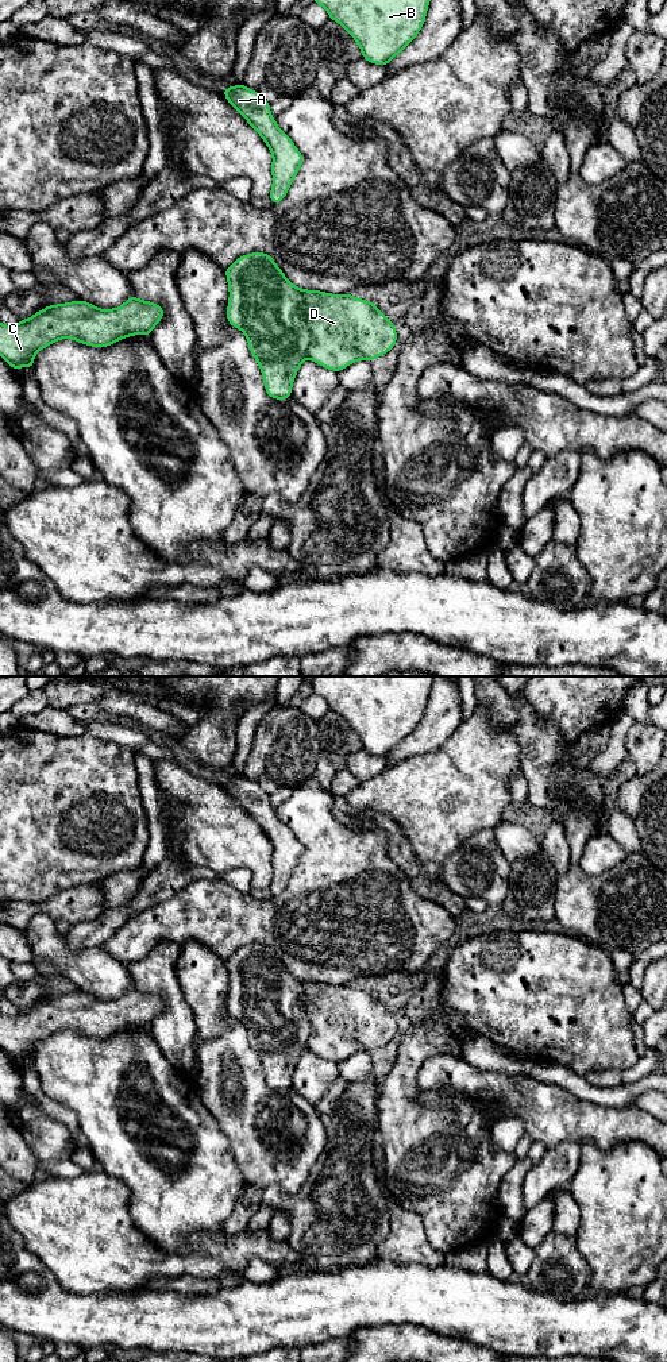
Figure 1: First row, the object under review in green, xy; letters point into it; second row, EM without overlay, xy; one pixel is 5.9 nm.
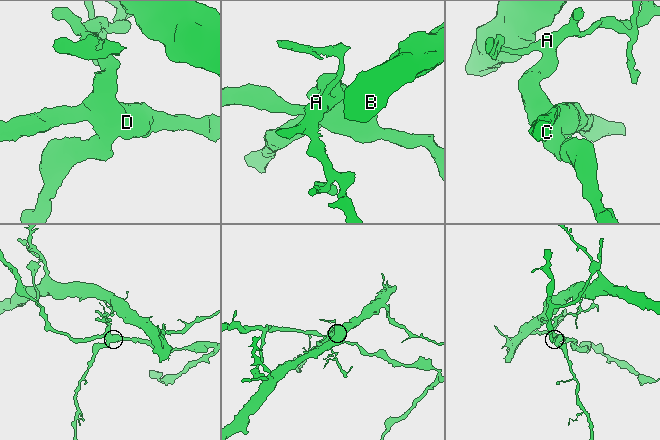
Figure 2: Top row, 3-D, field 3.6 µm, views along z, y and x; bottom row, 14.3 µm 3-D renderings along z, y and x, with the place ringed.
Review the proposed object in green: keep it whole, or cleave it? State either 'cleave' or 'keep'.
cleave

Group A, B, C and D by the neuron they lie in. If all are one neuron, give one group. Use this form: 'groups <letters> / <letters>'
groups A / B C D

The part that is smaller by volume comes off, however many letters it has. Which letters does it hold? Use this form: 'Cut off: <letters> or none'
Cut off: A

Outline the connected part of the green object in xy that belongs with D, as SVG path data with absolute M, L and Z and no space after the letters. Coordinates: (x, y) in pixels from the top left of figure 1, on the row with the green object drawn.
M306 290L305 317L312 333L308 358L339 373L356 360L373 360L397 343L394 324L375 304L344 294Z

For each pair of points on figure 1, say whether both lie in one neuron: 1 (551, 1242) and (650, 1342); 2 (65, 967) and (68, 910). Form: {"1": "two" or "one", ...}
{"1": "two", "2": "two"}

